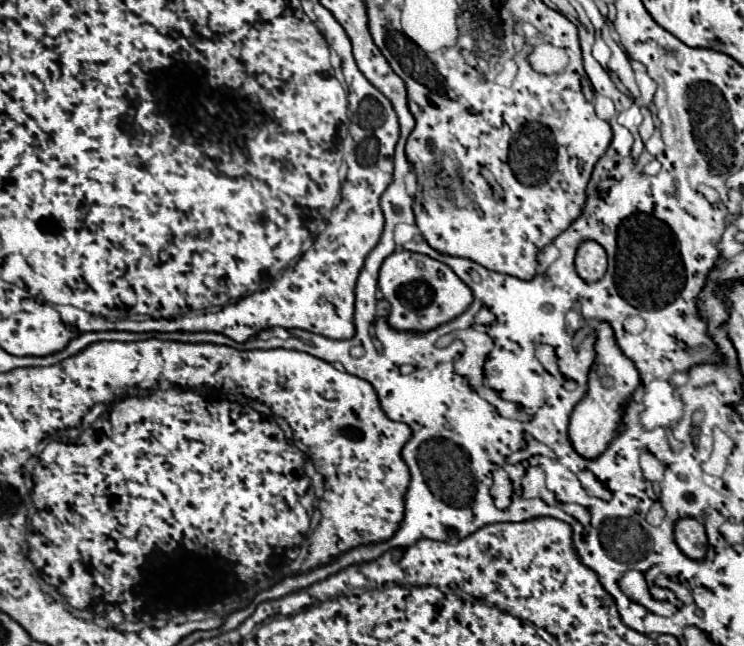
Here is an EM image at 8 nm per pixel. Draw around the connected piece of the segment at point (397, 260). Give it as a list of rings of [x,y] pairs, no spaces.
[[[395,250],[385,258],[383,268],[379,270],[379,288],[383,298],[391,304],[387,320],[395,330],[425,332],[437,328],[465,312],[473,302],[473,292],[449,266],[425,254],[413,254],[407,250]]]

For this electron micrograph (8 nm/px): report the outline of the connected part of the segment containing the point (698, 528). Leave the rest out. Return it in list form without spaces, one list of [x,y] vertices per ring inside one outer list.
[[[679,518],[675,524],[675,542],[685,556],[699,560],[707,552],[705,528],[695,518]]]

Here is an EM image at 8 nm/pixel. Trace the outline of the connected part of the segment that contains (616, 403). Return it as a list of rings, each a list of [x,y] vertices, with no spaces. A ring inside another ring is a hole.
[[[597,322],[595,334],[597,334],[595,338],[597,356],[589,372],[589,388],[583,400],[575,406],[571,414],[571,424],[569,424],[569,438],[573,442],[573,448],[585,458],[597,458],[601,452],[605,452],[607,444],[613,440],[613,436],[619,430],[623,404],[629,400],[629,396],[641,382],[635,364],[629,358],[625,358],[625,354],[617,346],[615,334],[609,322]],[[605,380],[609,380],[611,384],[605,386]]]

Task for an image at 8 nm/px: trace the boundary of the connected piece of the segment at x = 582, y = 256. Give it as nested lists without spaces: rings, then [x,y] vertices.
[[[593,240],[581,242],[579,248],[577,248],[575,266],[577,266],[577,272],[583,280],[587,280],[587,282],[599,280],[607,270],[607,252],[605,252],[605,248],[601,244],[593,242]]]

